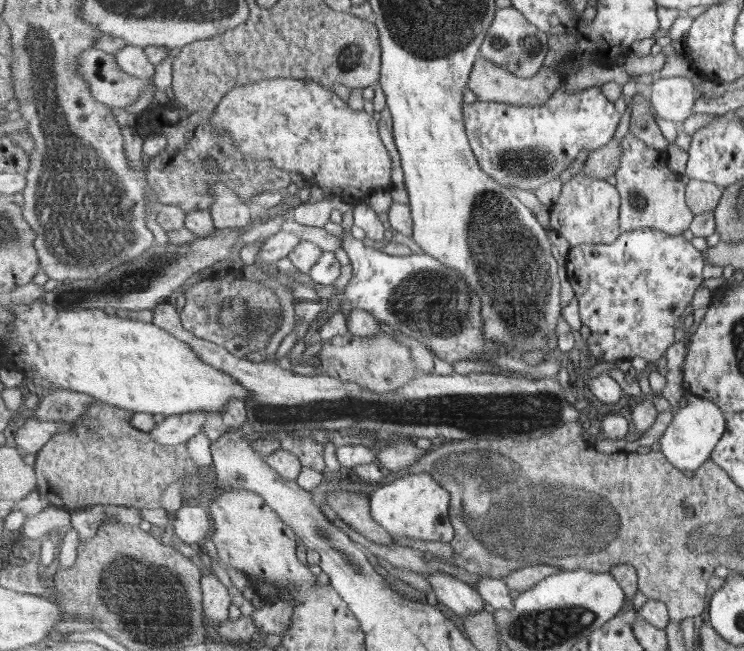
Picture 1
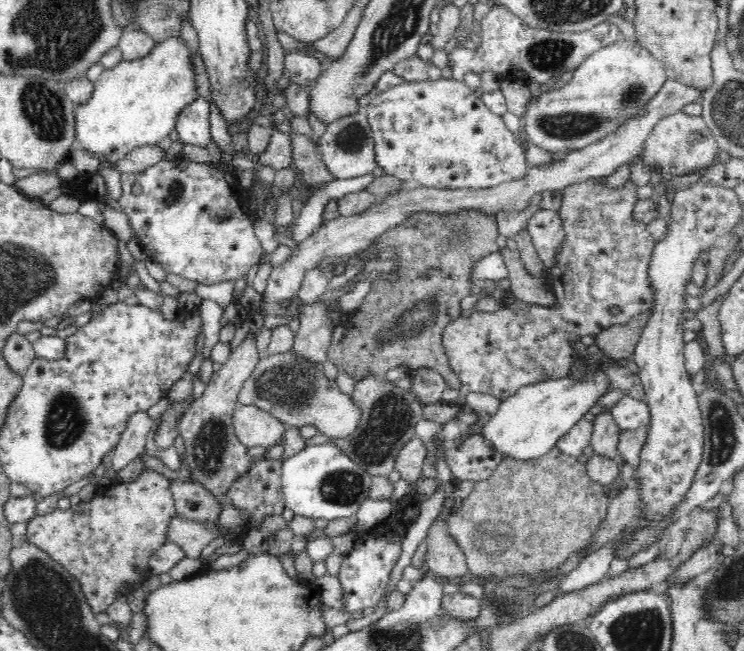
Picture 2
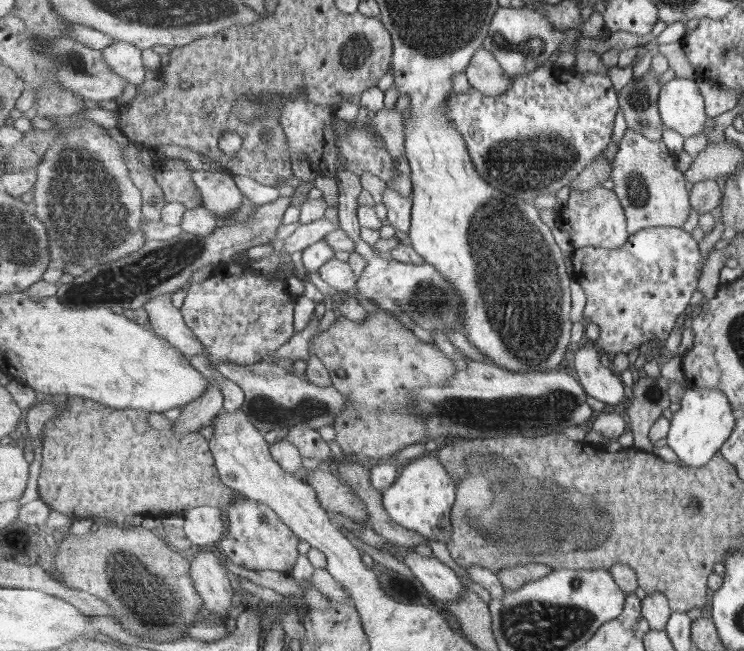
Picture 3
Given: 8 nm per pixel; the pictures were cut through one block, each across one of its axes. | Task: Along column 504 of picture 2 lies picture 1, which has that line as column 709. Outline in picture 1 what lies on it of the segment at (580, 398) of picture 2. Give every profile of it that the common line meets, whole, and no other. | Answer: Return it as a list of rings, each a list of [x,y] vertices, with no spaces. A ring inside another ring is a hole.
[[[688,393],[683,406],[673,410],[674,419],[660,438],[662,452],[680,471],[700,471],[726,434],[728,416],[713,400]]]

